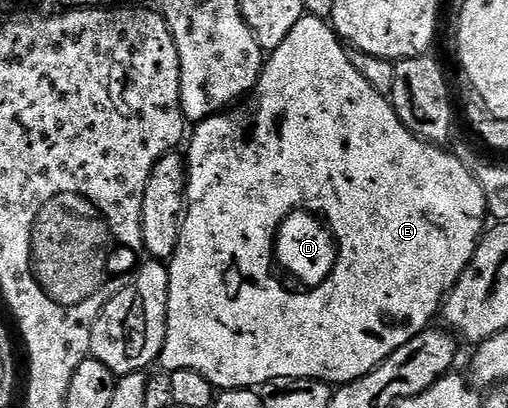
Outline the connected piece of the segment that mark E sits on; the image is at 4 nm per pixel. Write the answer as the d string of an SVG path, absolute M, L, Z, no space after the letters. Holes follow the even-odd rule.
M303 16L286 34L282 46L278 46L267 57L264 68L260 72L260 80L254 89L256 101L252 109L243 116L237 110L228 110L223 114L206 117L191 129L187 141L188 152L188 194L184 225L180 231L180 241L176 253L168 264L170 274L170 298L168 299L168 325L166 338L160 351L159 367L171 374L178 370L194 370L202 374L212 383L213 389L227 390L230 388L259 389L268 380L278 378L298 378L299 380L322 380L329 386L349 384L374 370L398 346L406 346L410 338L422 334L437 319L448 291L462 278L466 266L474 258L476 248L486 231L484 220L489 219L486 198L482 194L482 186L476 180L476 173L467 168L462 161L443 147L429 144L421 140L403 124L392 108L389 97L382 95L354 66L348 57L349 49L345 47L335 28L327 19L318 16ZM309 204L322 209L333 219L337 228L334 238L341 251L339 267L335 276L328 280L319 291L312 296L287 296L270 272L271 233L279 220L286 213L299 205Z

